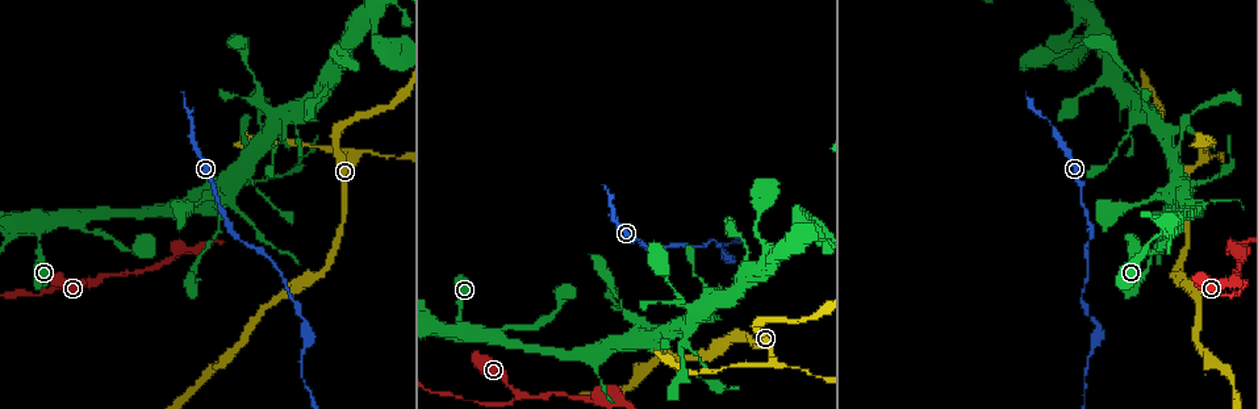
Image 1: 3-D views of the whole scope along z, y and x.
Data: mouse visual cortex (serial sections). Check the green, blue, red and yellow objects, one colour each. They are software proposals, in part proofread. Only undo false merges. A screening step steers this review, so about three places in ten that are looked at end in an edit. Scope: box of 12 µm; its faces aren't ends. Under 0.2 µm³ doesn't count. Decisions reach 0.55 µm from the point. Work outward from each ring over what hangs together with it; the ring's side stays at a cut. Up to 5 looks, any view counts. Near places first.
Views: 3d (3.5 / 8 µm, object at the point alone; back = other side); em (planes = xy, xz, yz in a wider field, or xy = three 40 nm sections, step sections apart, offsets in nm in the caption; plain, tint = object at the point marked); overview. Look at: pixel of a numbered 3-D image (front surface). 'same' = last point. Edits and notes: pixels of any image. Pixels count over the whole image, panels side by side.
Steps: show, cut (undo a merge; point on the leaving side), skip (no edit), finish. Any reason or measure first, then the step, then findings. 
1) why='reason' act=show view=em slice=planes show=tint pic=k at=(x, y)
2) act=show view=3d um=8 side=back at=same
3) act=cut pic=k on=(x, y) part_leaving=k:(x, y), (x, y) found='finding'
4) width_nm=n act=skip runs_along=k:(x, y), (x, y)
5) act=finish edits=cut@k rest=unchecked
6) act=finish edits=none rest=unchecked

why='branch point' act=show view=3d um=8 pic=1 at=(520, 394)

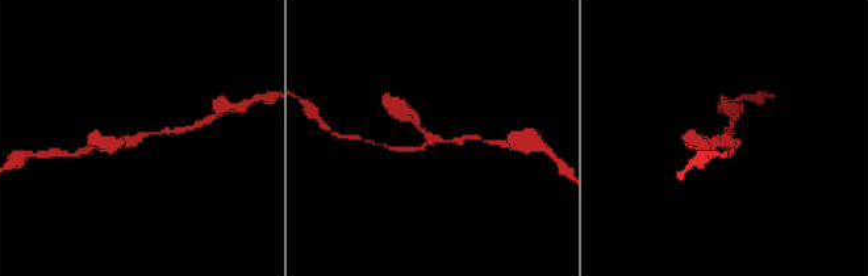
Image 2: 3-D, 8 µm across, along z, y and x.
why='zoom in' act=show view=3d um=3.5 pic=2 at=(726, 141)

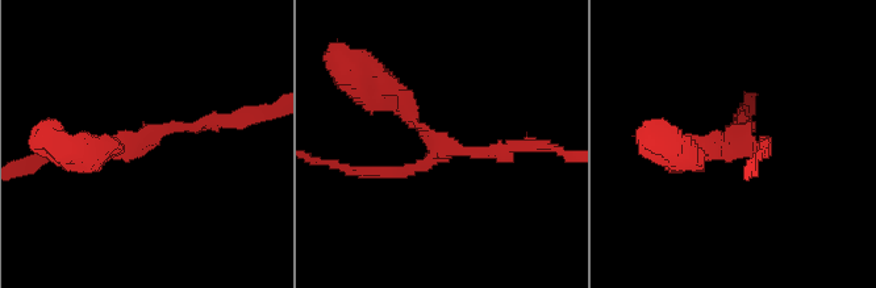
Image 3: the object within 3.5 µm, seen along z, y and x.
why='need the tissue' act=show view=em slice=xy step=1 show=tint pic=3 at=(145, 142)

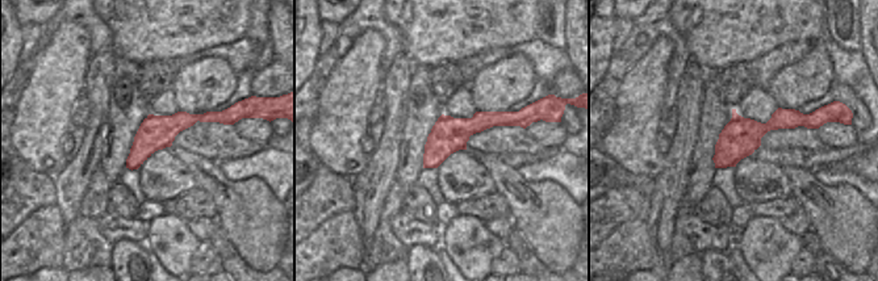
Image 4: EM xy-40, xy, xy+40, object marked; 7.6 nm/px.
act=skip runs_along=3:(378, 90), (442, 147), (518, 144) found='continuous, no second cell'

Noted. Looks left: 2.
why='thin neck' act=show view=3d um=3.5 pic=1 at=(278, 271)

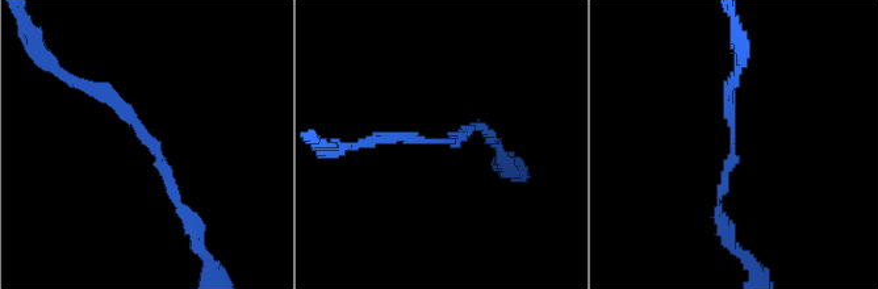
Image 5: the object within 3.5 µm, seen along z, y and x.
why='now the EM' act=show view=em slice=xy step=5 show=tint pic=5 at=(436, 139)

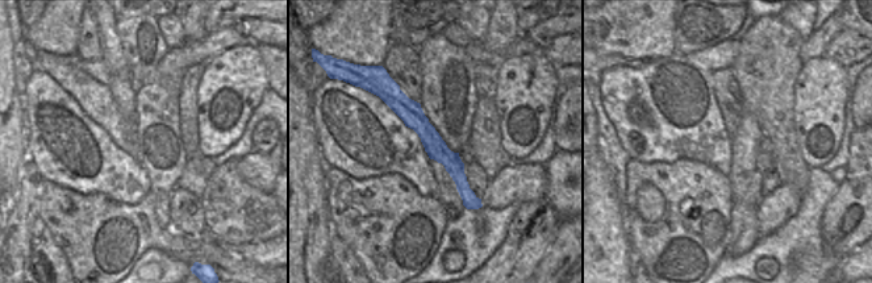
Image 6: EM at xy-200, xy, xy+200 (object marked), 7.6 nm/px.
act=skip runs_along=6:(395, 91), (476, 202) found='continuous, no second cell'

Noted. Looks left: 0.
act=finish edits=none rest=unchecked

